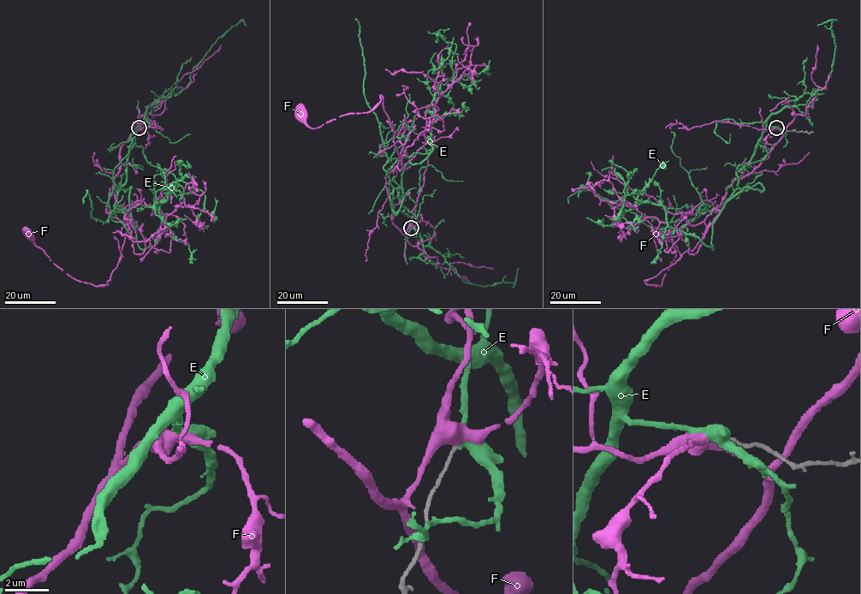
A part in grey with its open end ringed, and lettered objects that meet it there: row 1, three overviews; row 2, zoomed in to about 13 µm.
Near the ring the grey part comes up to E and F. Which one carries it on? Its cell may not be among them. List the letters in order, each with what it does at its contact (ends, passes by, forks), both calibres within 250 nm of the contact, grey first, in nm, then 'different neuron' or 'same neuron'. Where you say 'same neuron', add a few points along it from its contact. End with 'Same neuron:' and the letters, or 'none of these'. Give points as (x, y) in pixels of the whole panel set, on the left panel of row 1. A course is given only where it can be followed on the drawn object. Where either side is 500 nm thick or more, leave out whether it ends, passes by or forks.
E: it passes by | 130/320 nm | same neuron | via (139, 128), (117, 190), (131, 187), (141, 249), (160, 239), (160, 202), (184, 193), (166, 187), (177, 197)
F: it forks | 130/480 nm | different neuron
Same neuron: E

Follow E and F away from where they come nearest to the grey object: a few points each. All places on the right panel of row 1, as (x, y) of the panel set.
E: (776, 128), (737, 173), (763, 190), (725, 204), (713, 249), (644, 190), (578, 197)
F: (776, 128), (781, 139), (727, 189), (703, 238), (648, 284), (661, 286), (677, 252), (664, 234)

